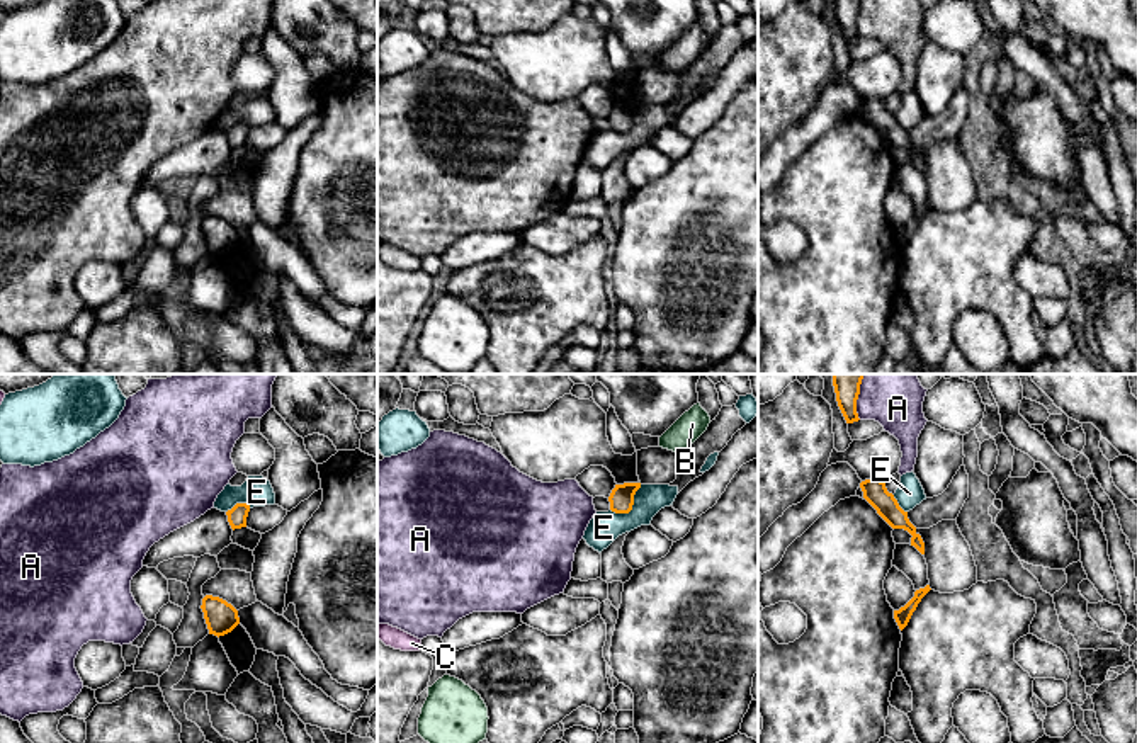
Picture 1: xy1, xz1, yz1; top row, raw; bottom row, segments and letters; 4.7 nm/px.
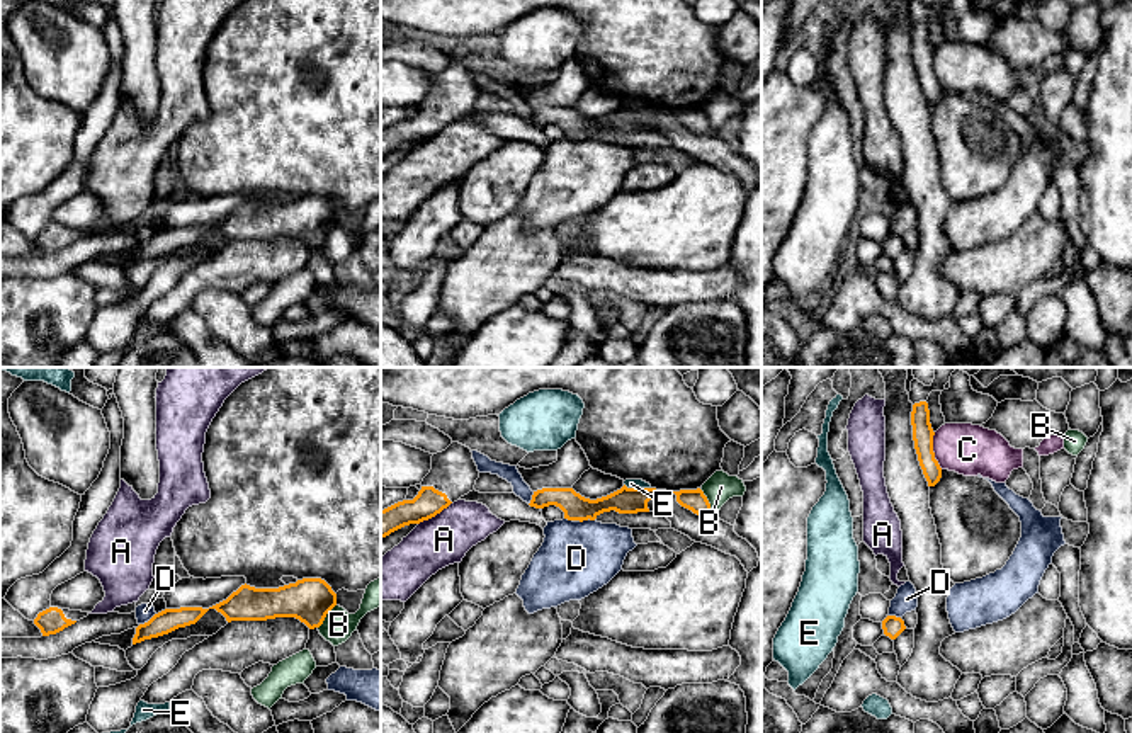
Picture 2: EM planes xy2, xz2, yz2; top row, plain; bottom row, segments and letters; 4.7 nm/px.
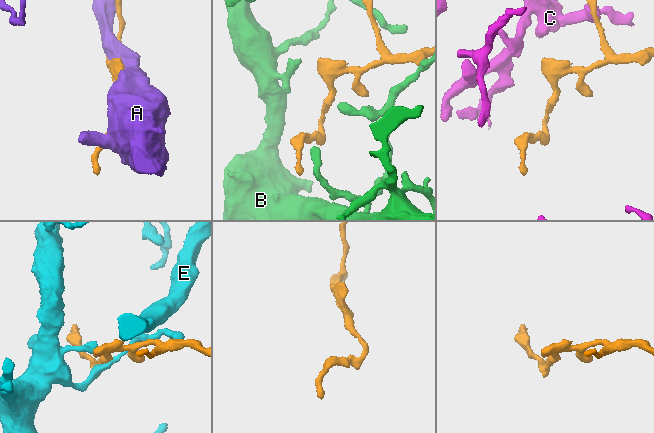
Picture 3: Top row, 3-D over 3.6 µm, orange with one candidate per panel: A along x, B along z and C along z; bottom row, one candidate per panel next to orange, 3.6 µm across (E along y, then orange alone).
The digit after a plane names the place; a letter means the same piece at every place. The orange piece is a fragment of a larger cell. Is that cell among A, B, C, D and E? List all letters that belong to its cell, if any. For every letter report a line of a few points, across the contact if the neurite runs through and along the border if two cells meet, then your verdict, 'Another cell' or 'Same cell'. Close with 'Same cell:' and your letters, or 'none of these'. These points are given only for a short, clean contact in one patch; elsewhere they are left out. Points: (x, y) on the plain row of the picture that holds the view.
A: Another cell
B: Another cell
C: Line: yz2 (933, 51), (933, 77), (942, 87). Another cell
D: Another cell
E: Another cell
Same cell: none of these

